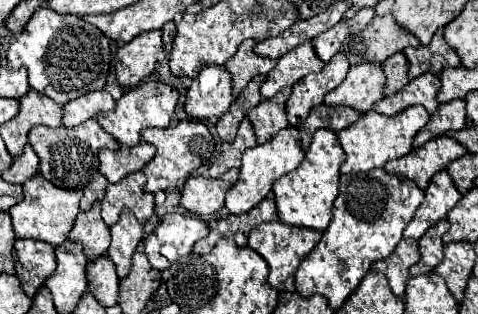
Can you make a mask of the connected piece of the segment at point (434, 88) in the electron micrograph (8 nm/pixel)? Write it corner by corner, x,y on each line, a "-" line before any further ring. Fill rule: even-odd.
425,73
425,75
409,81
393,97
383,97
381,101
377,101
377,105
373,105
373,111
393,117
411,105
423,105
429,113
435,113
439,107
439,103
437,103
439,87
441,87
439,77
433,73

